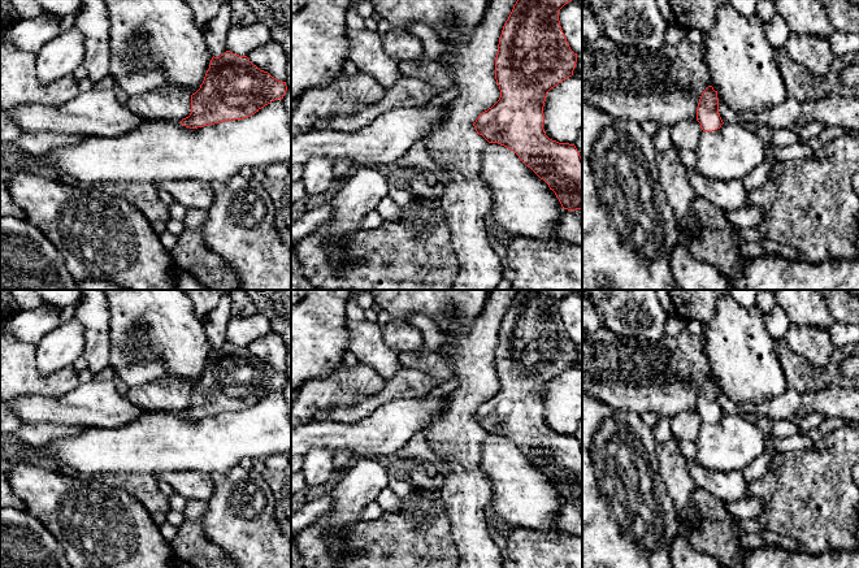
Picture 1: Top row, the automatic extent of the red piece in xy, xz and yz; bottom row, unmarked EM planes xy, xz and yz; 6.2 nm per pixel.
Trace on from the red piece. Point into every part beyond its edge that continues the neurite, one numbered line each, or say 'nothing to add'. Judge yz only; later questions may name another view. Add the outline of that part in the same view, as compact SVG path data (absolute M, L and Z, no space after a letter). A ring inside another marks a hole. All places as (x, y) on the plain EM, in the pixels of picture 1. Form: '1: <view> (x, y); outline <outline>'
nothing to add

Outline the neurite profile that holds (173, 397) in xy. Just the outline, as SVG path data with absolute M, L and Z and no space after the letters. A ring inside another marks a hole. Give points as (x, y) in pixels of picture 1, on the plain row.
M177 376L127 387L125 398L142 409L181 413L191 404L191 385Z

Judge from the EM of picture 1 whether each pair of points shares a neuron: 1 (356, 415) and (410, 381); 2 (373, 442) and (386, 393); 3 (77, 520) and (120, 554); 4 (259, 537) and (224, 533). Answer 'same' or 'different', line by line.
1: same
2: different
3: same
4: same

